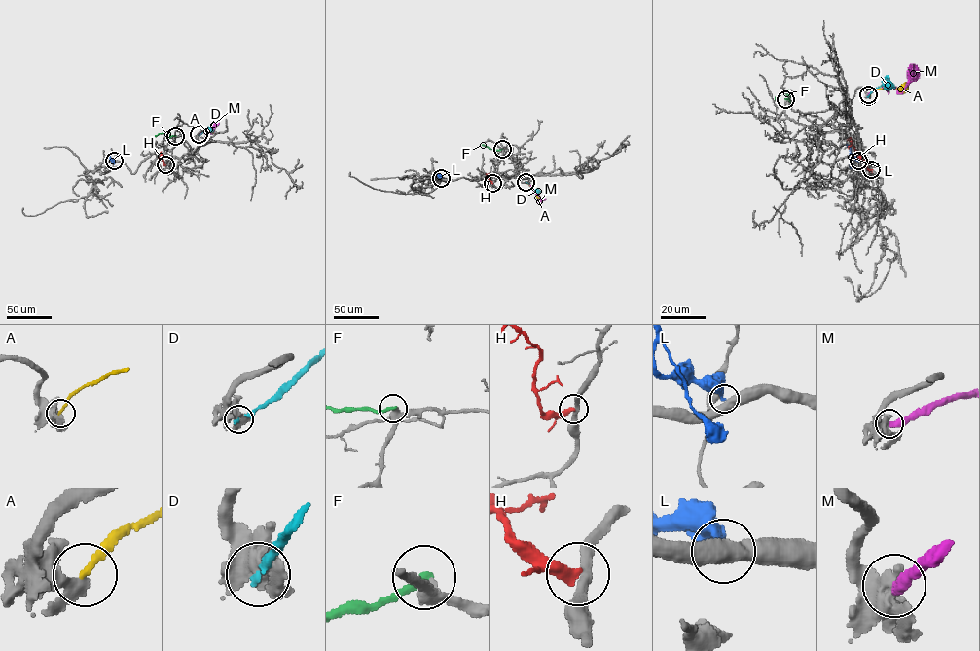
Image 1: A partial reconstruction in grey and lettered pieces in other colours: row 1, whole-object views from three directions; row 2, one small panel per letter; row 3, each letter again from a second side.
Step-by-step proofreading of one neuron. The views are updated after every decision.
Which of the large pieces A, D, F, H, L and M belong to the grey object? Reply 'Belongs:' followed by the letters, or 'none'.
Belongs: M

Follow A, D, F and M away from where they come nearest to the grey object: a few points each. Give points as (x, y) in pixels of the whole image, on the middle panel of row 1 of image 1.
A: (526, 183), (539, 198)
D: (526, 182), (539, 192)
F: (502, 149), (482, 145)
M: (526, 182), (544, 199)

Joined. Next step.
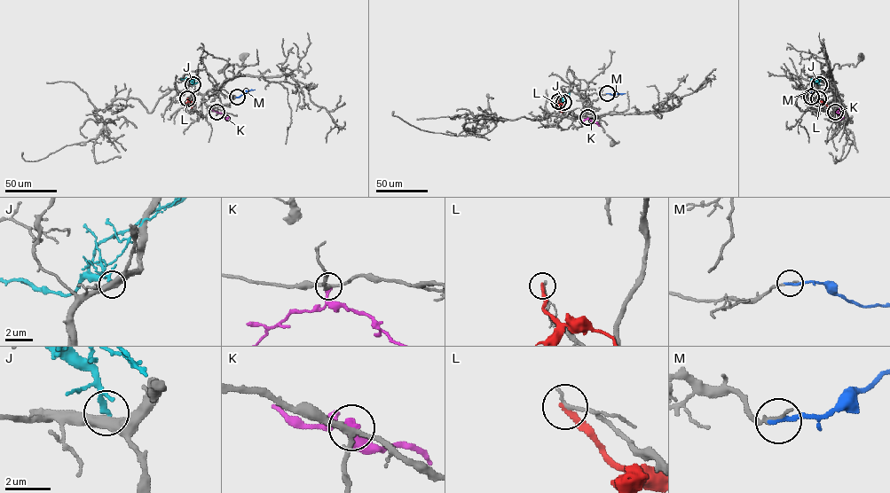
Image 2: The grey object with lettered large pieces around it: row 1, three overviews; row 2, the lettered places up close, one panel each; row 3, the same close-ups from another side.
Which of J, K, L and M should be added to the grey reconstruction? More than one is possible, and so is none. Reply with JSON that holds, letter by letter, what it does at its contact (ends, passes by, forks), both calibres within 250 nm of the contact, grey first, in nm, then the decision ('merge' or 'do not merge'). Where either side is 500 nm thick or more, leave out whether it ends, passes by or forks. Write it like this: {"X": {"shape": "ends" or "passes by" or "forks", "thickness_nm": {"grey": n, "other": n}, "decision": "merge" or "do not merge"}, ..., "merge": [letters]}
{"J": {"shape": "ends", "thickness_nm": {"grey": 460, "other": 240}, "decision": "do not merge"}, "K": {"shape": "ends", "thickness_nm": {"grey": 200, "other": 380}, "decision": "do not merge"}, "L": {"shape": "ends", "thickness_nm": {"grey": 160, "other": 220}, "decision": "do not merge"}, "M": {"shape": "ends", "thickness_nm": {"grey": 140, "other": 220}, "decision": "do not merge"}, "merge": []}

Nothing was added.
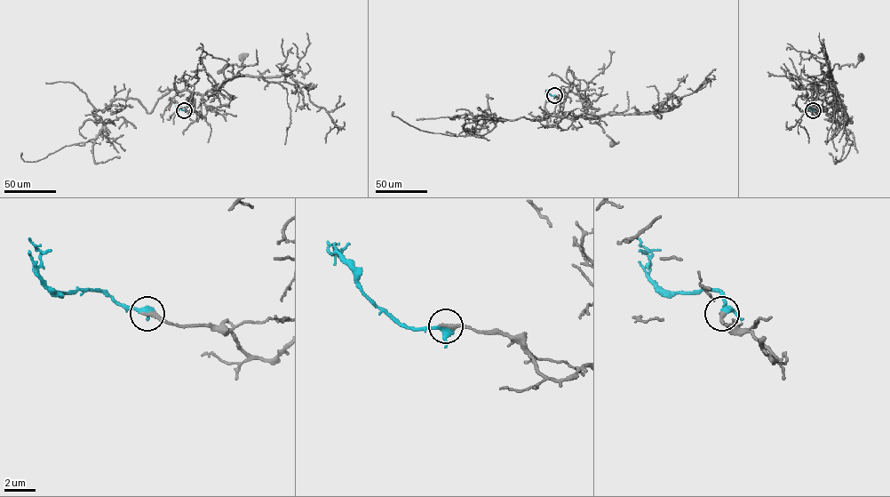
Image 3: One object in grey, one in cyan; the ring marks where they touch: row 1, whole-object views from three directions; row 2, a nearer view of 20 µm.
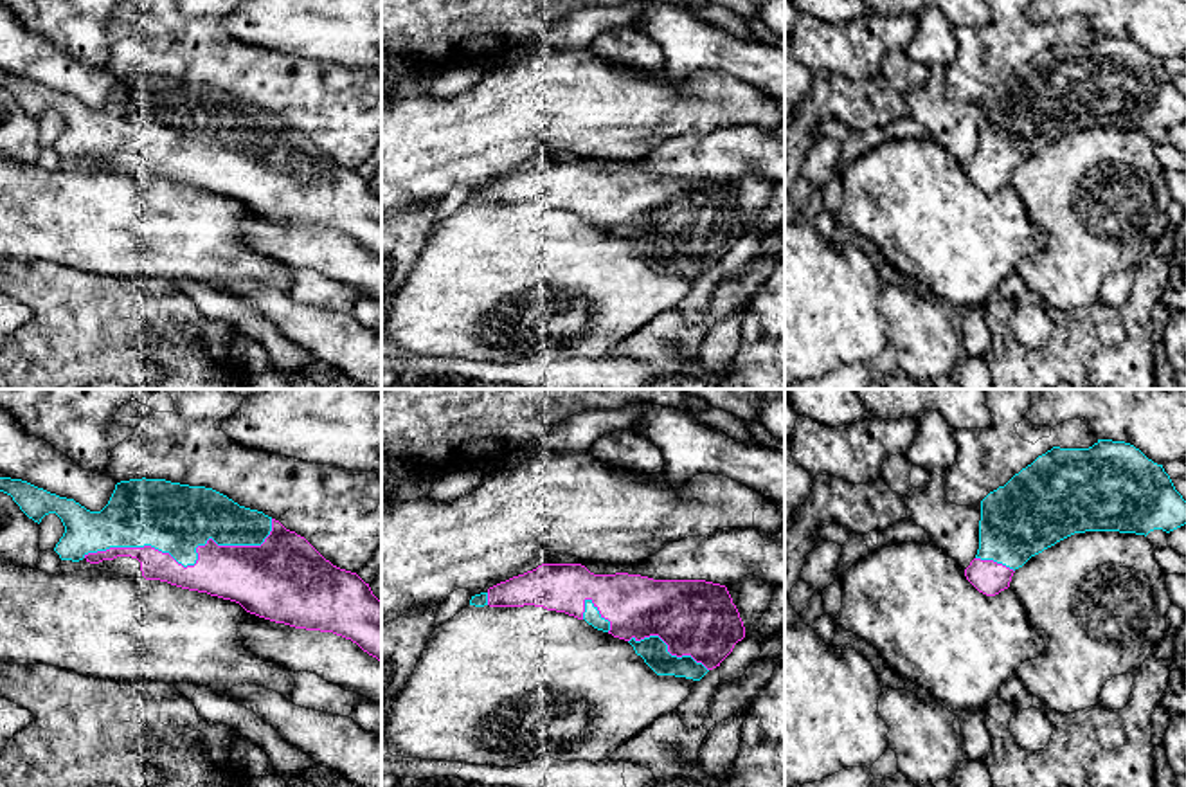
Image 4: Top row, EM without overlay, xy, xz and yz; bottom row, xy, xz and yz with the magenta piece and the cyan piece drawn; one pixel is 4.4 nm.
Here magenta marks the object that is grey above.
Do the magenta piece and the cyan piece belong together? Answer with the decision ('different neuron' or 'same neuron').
same neuron

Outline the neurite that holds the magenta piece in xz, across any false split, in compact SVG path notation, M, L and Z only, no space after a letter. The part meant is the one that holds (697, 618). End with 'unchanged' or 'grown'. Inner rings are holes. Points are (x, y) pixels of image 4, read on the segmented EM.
M542 564L470 600L475 607L535 605L585 620L628 641L657 675L700 681L745 638L745 627L725 585L705 580L653 580L641 574L594 574L581 564Z | grown

